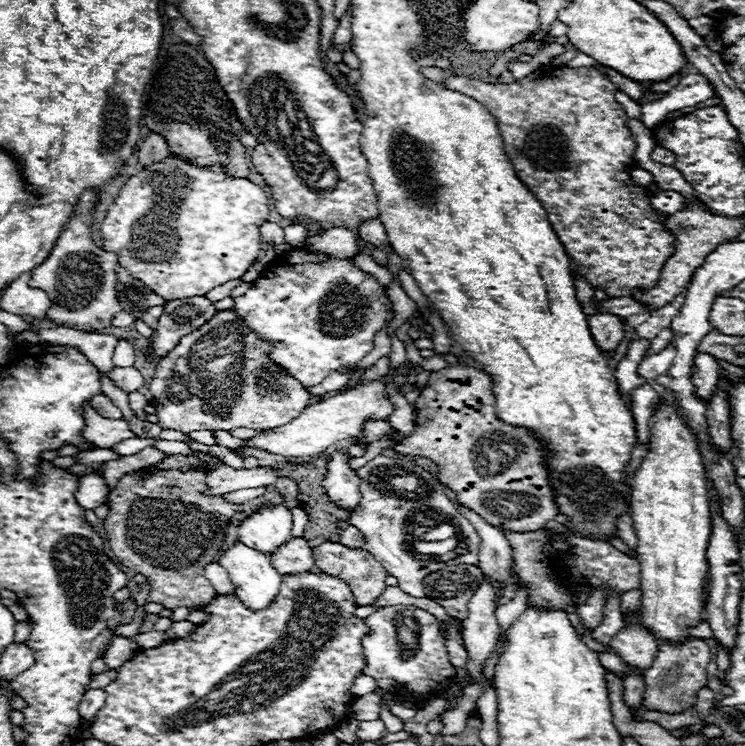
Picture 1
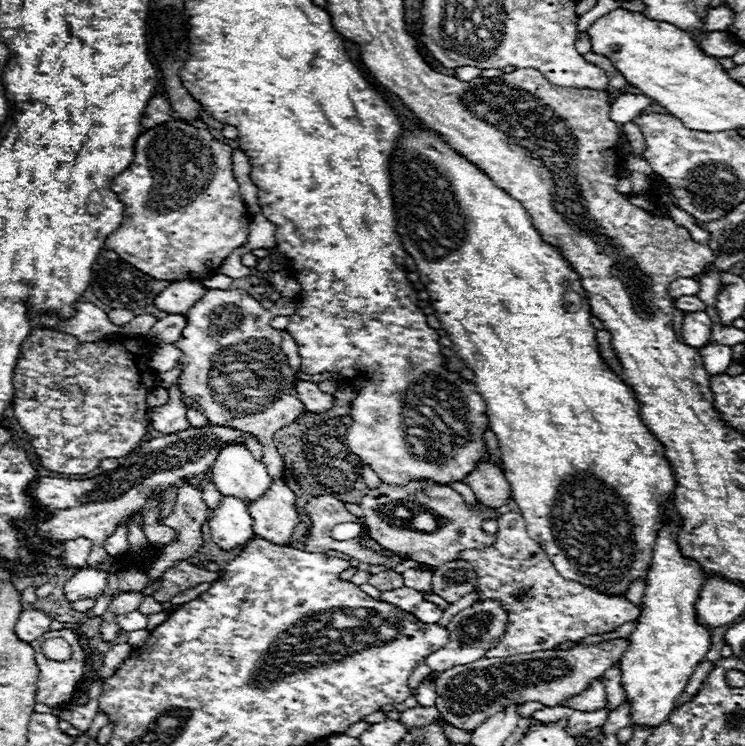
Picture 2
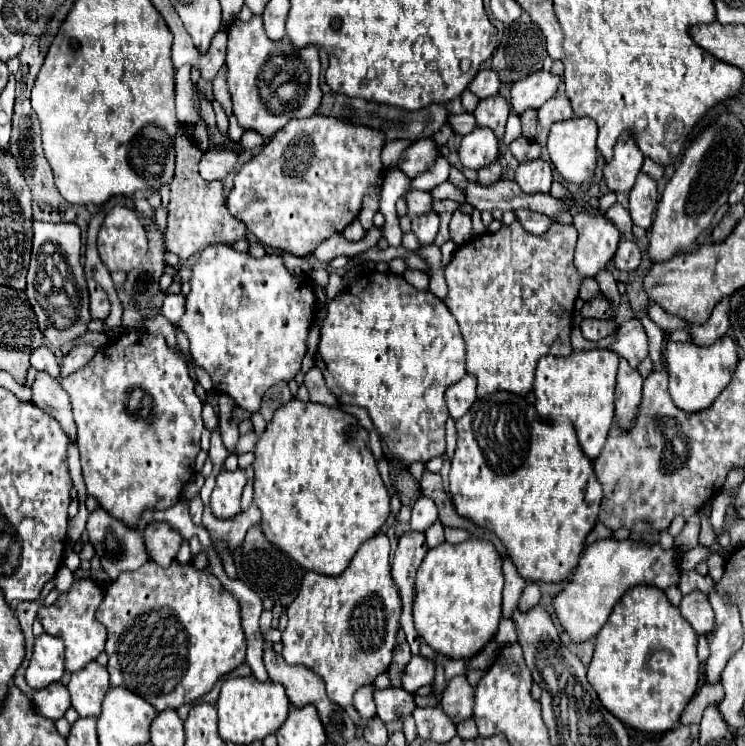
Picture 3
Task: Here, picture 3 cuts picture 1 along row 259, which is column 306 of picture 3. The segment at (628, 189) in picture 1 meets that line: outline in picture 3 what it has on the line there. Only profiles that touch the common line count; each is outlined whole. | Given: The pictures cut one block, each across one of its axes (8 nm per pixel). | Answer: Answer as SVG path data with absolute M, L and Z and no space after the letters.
M380 532L366 540L340 576L306 572L300 592L286 614L288 626L282 632L282 656L290 664L306 666L318 674L326 684L328 698L340 704L354 724L360 726L362 718L354 712L352 694L362 684L372 684L388 668L400 628L402 604L390 576L388 536Z

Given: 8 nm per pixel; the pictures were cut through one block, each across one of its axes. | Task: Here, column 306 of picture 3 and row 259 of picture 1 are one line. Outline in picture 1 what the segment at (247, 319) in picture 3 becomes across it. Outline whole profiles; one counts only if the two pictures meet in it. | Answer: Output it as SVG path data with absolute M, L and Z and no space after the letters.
M294 250L280 256L276 264L270 266L244 296L234 298L234 308L240 312L240 316L244 316L244 320L248 320L248 326L256 334L274 344L272 360L276 360L276 364L280 364L284 370L292 372L300 384L310 388L320 384L340 366L358 364L374 348L374 334L390 318L386 302L388 296L382 286L370 274L358 270L352 260L334 260L328 254Z

